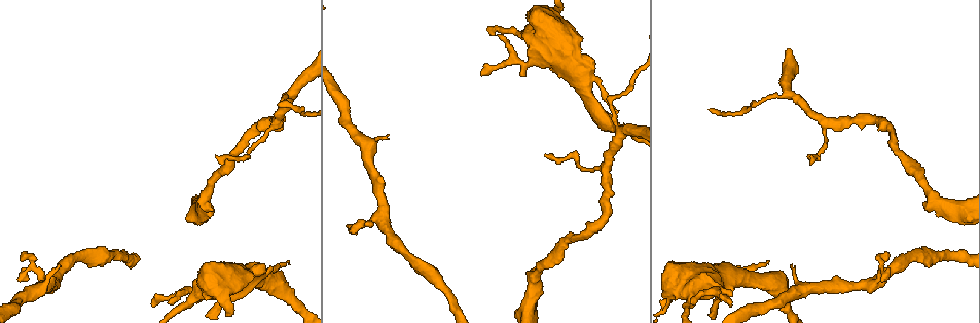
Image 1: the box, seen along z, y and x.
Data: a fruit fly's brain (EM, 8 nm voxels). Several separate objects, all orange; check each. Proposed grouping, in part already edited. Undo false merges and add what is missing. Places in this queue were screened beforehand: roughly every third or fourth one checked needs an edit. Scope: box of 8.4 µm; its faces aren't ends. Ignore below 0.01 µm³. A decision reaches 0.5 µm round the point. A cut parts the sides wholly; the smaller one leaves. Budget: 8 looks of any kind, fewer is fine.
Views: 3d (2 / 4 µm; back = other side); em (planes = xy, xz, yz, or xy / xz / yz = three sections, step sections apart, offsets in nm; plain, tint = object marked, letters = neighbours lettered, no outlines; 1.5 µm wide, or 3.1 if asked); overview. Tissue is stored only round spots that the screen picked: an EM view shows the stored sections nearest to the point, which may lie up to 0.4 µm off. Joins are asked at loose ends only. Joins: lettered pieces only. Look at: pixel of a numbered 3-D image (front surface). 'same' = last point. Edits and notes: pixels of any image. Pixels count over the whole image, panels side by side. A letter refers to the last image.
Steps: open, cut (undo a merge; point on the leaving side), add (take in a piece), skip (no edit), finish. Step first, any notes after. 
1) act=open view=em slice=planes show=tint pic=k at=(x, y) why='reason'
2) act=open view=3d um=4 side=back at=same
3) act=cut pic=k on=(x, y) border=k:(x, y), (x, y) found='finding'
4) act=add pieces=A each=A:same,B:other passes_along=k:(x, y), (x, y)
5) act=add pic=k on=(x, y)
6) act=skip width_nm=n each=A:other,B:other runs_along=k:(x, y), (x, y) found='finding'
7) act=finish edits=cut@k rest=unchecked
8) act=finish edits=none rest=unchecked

act=open view=3d um=2 pic=1 at=(729, 305) why='tapers out'

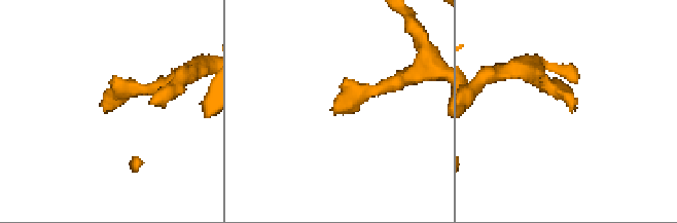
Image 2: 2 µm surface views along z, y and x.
act=open view=em slice=planes show=letters pic=2 at=(337, 111) why='now the EM'

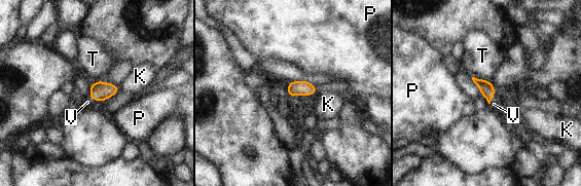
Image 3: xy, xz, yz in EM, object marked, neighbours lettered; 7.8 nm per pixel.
act=add pieces=V width_nm=110 each=K:other,P:other,T:other,V:same passes_along=3:(100, 90), (94, 100), (87, 102) found='it goes on there'

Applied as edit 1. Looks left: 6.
act=open view=overview

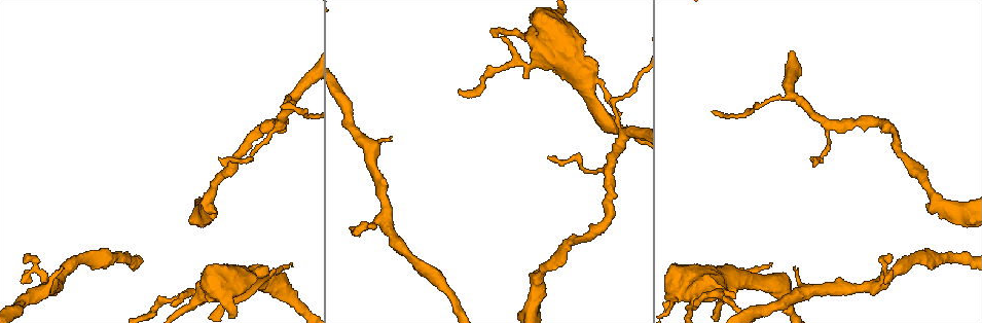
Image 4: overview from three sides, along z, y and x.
act=open view=3d um=2 pic=4 at=(392, 136) why='tapers out'

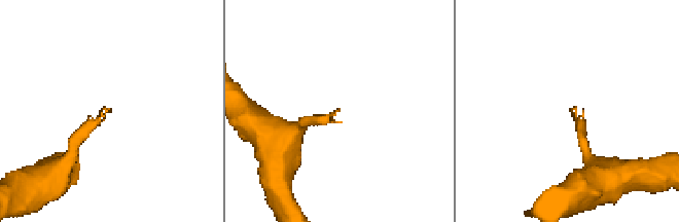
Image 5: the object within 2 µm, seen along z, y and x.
act=open view=em slice=planes show=letters pic=5 at=(104, 107)

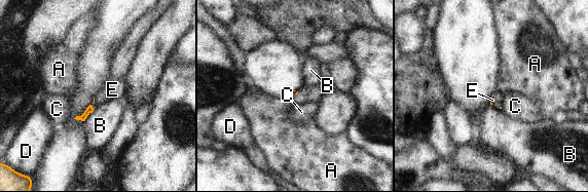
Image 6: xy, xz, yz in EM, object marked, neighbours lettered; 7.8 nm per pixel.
act=add pieces=E each=A:other,B:other,C:other,D:other,E:same found='it goes on there'

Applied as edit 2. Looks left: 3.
act=open view=overview

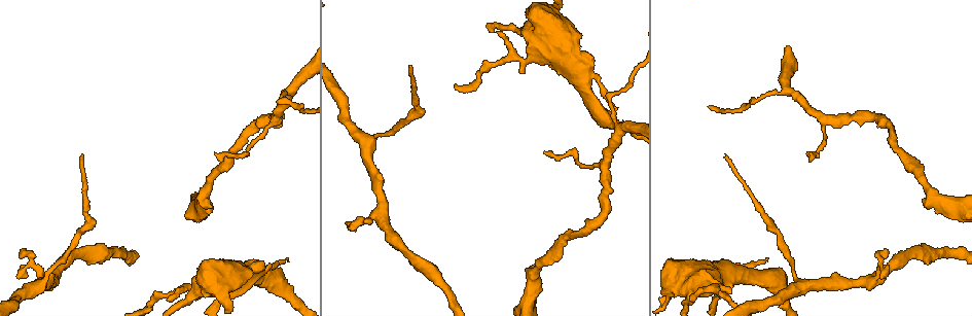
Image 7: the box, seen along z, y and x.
act=open view=em slice=planes show=letters pic=7 at=(247, 155) why='sharp bend'

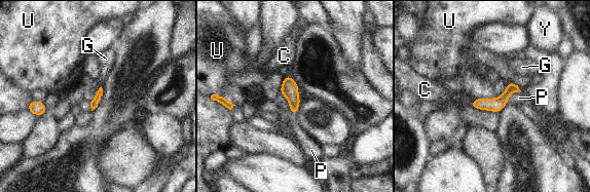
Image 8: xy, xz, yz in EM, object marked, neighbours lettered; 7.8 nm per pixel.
act=skip each=C:other,G:other,P:other,U:other,Y:other runs_along=8:(515, 87), (496, 104), (475, 105) found='all the same cell'

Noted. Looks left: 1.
act=finish edits=add@3,add@6 rest=unchecked

